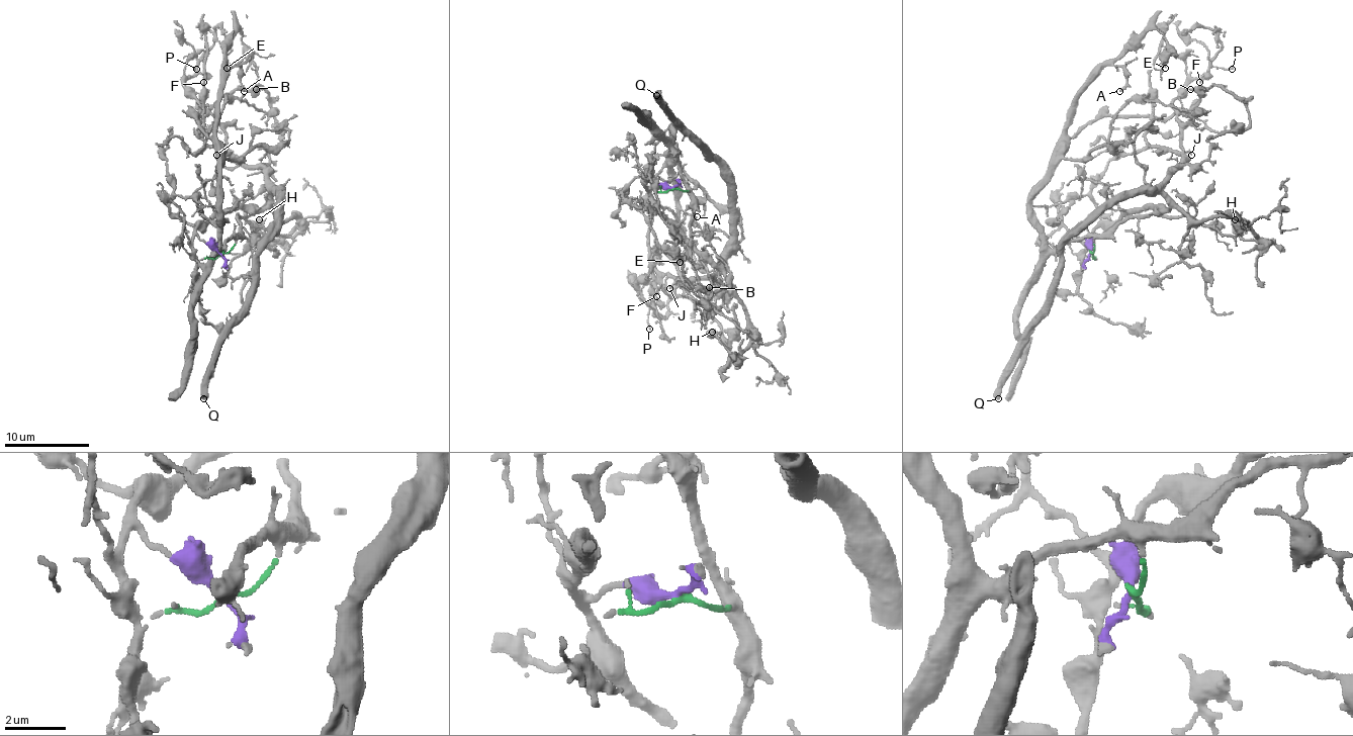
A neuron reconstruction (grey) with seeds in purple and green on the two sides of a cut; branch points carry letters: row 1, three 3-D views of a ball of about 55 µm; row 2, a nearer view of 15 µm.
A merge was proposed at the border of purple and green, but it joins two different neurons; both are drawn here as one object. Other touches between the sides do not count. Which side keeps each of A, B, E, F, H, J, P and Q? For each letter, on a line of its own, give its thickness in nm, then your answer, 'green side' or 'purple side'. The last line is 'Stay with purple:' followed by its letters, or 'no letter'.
A: 180 nm thick; green side
B: 360 nm thick; green side
E: 160 nm thick; green side
F: 140 nm thick; purple side
H: 650 nm thick; purple side
J: 120 nm thick; purple side
P: 130 nm thick; purple side
Q: 550 nm thick; purple side
Stay with purple: F, H, J, P, Q

